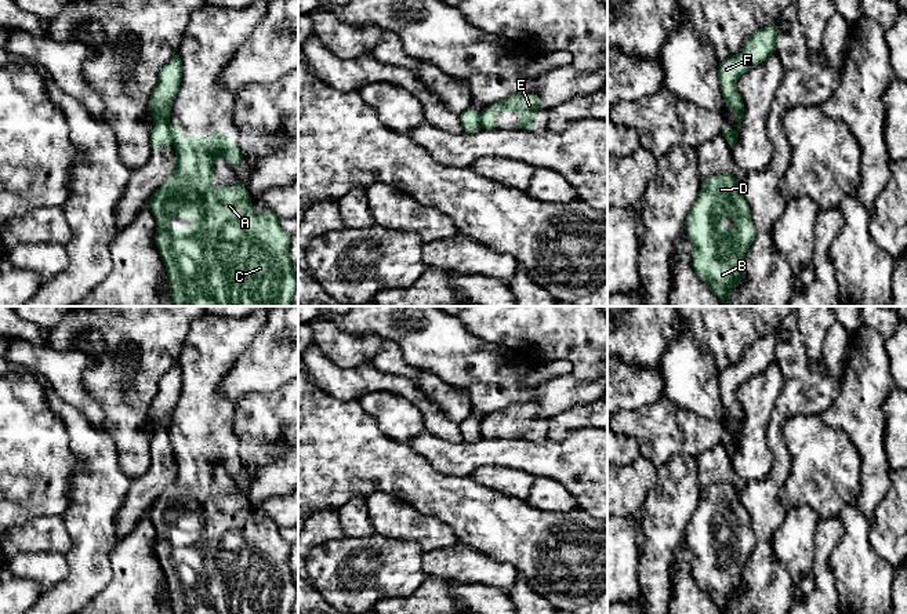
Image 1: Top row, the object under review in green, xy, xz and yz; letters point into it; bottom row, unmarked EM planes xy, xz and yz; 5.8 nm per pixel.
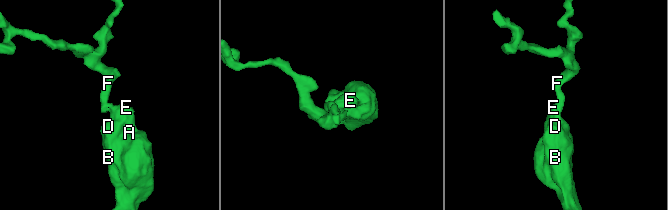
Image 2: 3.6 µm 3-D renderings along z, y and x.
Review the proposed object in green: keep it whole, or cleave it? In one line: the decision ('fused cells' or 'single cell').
fused cells

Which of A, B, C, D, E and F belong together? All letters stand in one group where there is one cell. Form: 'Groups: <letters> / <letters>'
Groups: A B C D E / F

